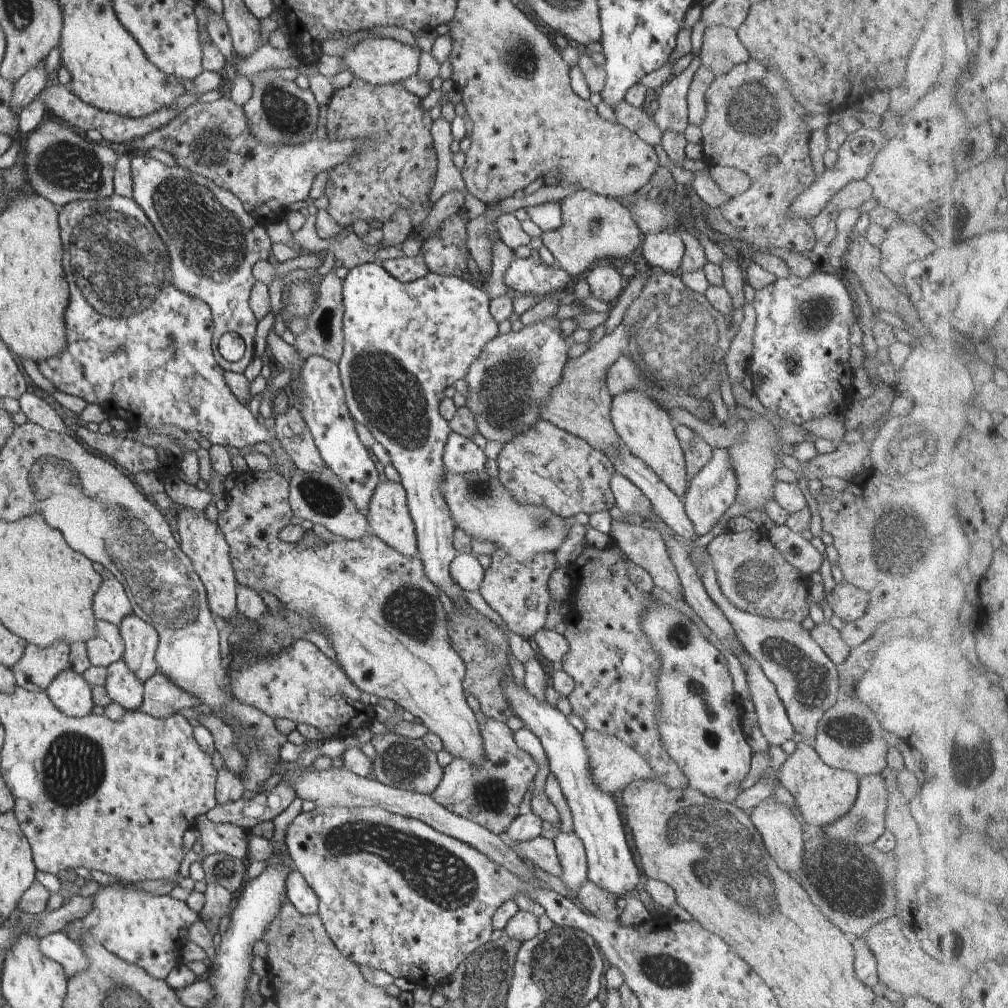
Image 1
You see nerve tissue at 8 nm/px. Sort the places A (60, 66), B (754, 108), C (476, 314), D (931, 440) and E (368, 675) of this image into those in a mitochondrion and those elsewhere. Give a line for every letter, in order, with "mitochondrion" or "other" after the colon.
A: other
B: mitochondrion
C: other
D: mitochondrion
E: other

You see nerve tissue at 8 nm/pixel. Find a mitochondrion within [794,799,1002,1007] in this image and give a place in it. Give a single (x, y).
(844, 881)

